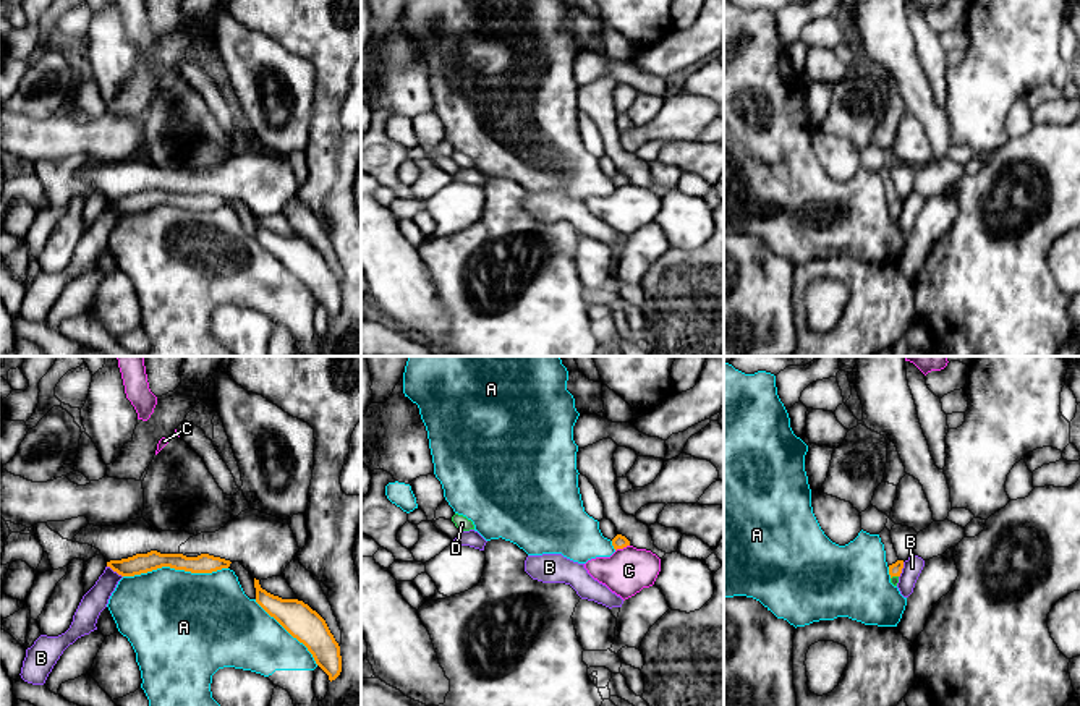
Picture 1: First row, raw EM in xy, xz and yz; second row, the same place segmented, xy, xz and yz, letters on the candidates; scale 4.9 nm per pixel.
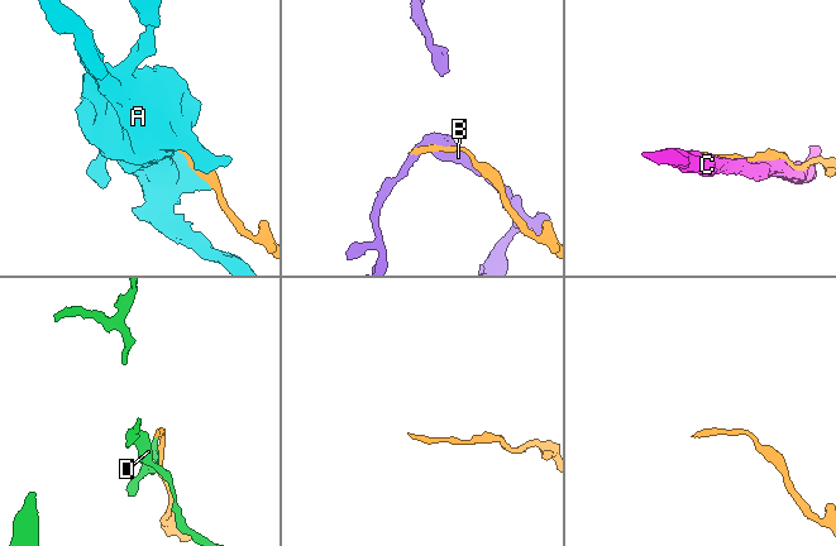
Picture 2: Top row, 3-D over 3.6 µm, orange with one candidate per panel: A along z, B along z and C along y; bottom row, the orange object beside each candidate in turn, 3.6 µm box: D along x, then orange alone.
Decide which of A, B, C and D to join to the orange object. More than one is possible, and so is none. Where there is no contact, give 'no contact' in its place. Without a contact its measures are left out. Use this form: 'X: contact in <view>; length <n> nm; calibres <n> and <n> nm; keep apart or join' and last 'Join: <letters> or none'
A: contact in xy; length 500 nm; calibres 100 and 500 nm; keep apart
B: contact in xy; length 100 nm; calibres 100 and 120 nm; keep apart
C: contact in xz; length 80 nm; calibres 70 and 220 nm; keep apart
D: contact in yz; length 40 nm; calibres 60 and 50 nm; join
Join: D

